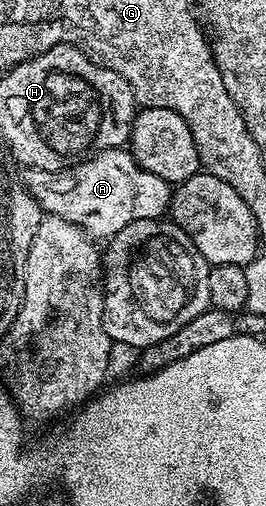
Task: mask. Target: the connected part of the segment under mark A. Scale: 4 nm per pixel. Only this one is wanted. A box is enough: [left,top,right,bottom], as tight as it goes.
[26,147,173,241]

